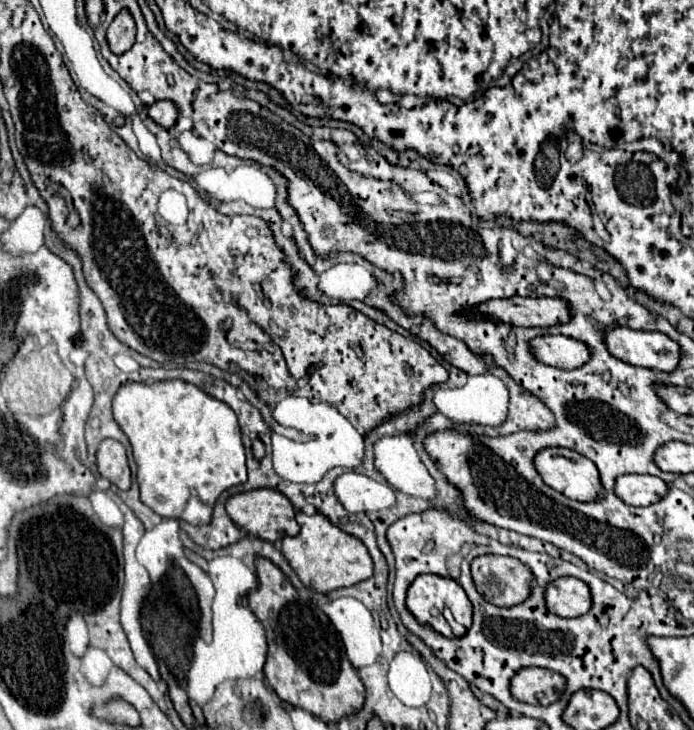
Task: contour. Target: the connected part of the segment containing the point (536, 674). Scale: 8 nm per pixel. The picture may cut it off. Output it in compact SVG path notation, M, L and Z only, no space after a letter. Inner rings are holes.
M541 667L519 669L511 679L511 695L517 701L525 701L531 705L555 703L565 687L567 683L561 673L547 671Z

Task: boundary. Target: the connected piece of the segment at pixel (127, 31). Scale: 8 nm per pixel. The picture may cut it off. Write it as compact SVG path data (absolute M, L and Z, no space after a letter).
M121 9L113 19L113 23L109 25L107 41L109 49L117 55L125 53L135 43L135 21L127 9Z

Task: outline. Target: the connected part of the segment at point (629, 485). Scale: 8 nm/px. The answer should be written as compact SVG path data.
M623 475L615 481L615 493L635 507L647 507L667 495L669 485L653 475Z

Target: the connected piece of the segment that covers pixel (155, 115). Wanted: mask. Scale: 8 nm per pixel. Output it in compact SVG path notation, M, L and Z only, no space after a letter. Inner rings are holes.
M155 101L153 105L147 107L147 113L161 127L173 127L179 117L179 109L175 109L175 105L171 105L171 101Z

